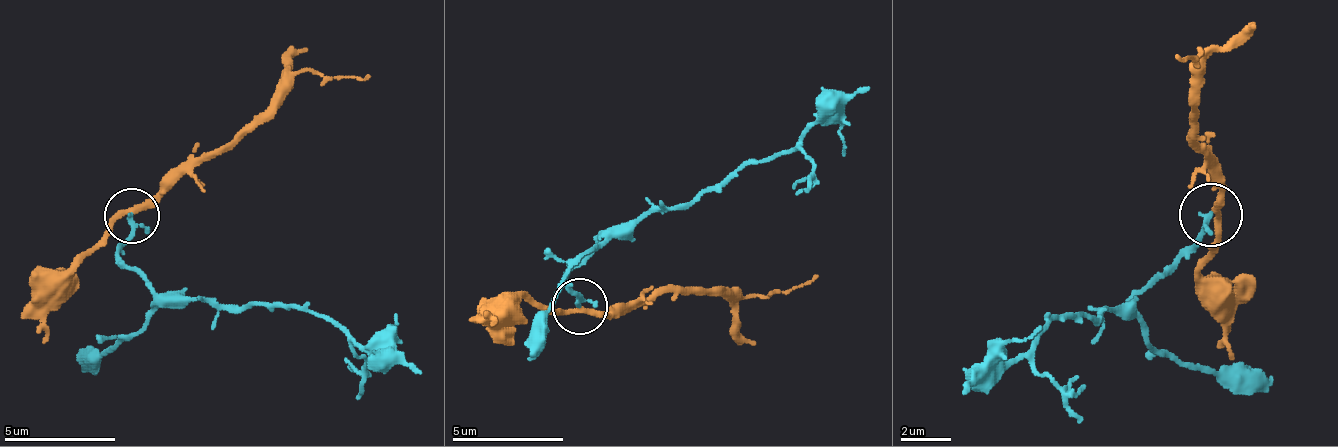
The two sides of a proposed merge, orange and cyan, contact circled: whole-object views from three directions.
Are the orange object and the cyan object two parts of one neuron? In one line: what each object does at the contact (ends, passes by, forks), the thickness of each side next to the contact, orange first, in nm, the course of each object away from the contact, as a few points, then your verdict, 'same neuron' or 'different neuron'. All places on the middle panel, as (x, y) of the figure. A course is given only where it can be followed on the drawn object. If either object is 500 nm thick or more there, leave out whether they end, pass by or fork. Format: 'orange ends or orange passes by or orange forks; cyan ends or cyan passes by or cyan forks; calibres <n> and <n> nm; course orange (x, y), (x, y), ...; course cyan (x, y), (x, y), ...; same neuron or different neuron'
orange passes by; cyan ends; calibres 260 and 240 nm; course orange (581, 307), (620, 313), (664, 291), (748, 296), (820, 274); course cyan (581, 307), (570, 268), (609, 229), (692, 207), (748, 163), (764, 163), (837, 113), (870, 85); same neuron

